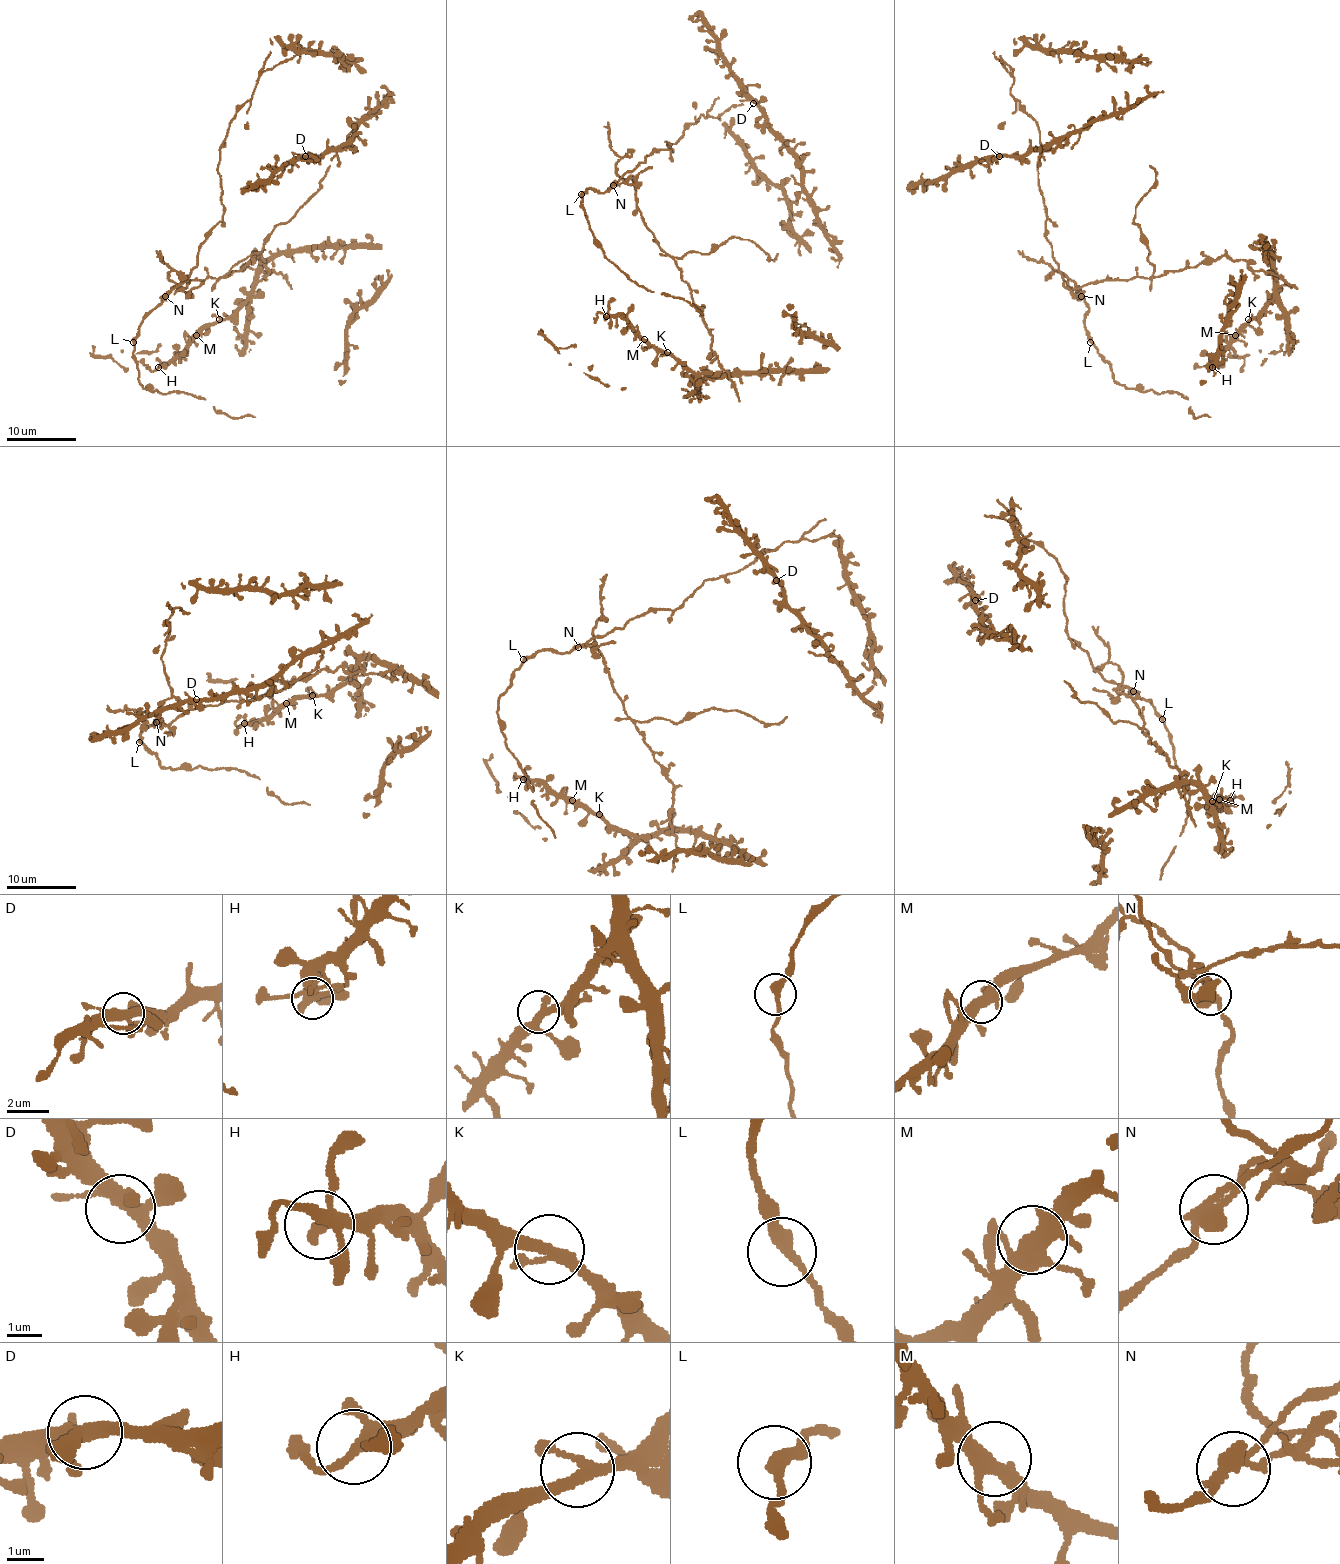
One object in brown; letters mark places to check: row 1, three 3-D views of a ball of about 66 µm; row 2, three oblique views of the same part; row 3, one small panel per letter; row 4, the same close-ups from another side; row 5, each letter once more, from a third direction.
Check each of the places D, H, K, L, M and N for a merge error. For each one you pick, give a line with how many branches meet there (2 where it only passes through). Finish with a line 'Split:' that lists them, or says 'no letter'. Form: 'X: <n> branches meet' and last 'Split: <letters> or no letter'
N: 3 branches meet
Split: N

